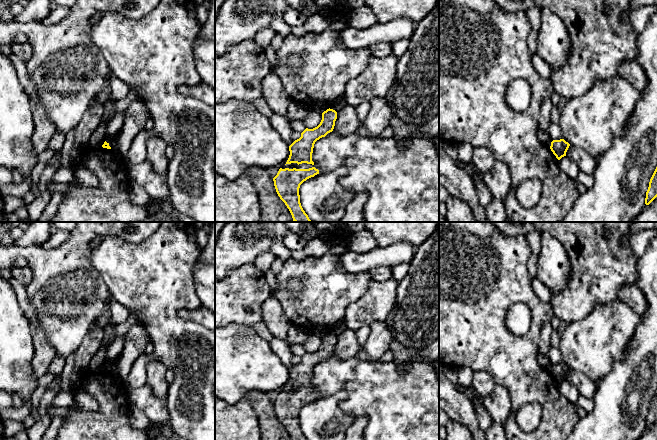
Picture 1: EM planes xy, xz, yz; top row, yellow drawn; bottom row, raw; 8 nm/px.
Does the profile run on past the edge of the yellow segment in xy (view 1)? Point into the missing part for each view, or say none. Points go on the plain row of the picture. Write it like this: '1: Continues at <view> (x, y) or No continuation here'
1: No continuation here

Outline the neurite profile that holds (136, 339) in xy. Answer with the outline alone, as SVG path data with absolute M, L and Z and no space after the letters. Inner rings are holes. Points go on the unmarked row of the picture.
M136 321L125 336L123 349L118 357L114 374L125 380L135 361L140 355L144 354L145 347L149 341L150 338L146 329Z

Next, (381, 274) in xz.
M378 267L367 271L373 281L385 282L393 278L393 268L390 267Z

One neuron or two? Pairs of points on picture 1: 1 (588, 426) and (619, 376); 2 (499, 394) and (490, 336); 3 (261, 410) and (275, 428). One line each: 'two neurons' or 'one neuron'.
1: one neuron
2: two neurons
3: one neuron

